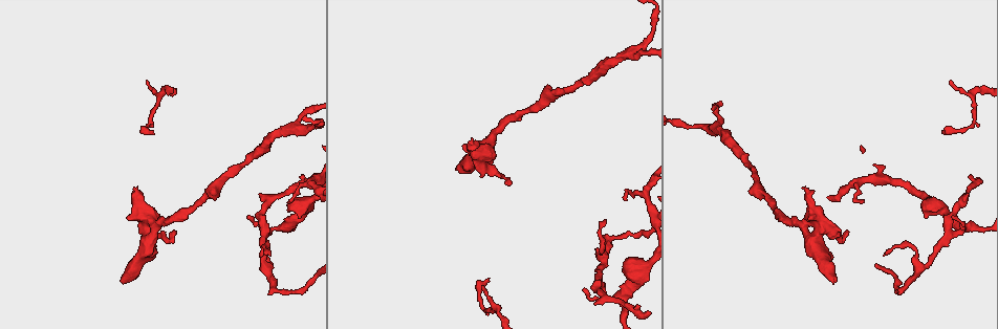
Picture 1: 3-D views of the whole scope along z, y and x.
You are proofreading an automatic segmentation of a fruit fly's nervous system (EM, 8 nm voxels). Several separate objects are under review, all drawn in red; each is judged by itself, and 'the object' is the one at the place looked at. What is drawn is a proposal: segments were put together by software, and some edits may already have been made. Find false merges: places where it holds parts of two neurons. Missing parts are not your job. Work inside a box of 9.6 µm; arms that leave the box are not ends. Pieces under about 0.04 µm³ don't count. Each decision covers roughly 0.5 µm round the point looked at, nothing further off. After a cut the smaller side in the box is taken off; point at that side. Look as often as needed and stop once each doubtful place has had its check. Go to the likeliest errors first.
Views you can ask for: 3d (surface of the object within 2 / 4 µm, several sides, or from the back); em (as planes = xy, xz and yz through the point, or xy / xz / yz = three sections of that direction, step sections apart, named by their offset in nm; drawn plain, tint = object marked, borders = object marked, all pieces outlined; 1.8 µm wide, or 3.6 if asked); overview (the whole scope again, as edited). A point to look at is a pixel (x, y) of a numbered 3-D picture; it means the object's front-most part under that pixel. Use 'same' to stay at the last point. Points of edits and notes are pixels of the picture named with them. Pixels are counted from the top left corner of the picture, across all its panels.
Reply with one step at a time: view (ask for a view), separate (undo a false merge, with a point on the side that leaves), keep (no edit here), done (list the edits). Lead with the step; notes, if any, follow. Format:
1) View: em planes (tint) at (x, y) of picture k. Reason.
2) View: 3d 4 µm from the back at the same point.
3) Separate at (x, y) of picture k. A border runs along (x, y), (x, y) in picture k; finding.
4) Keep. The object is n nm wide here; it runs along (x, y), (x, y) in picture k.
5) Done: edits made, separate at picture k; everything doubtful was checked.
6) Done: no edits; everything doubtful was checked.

View: em planes (tint) at (956, 234) of picture 1. Sharp bend.

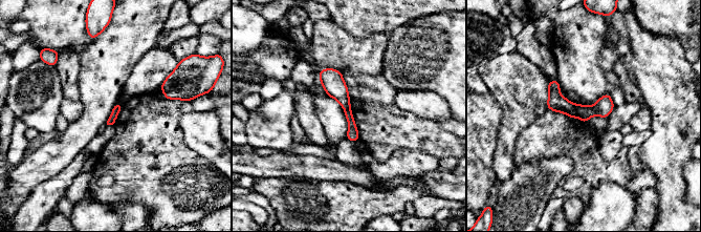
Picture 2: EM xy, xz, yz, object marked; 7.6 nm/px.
Separate at (557, 103) of picture 2. The object is 60 nm wide here; a border runs along (575, 105), (577, 116) in picture 2; a second neuron is stuck on.

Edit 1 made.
View: overview. Redraw.

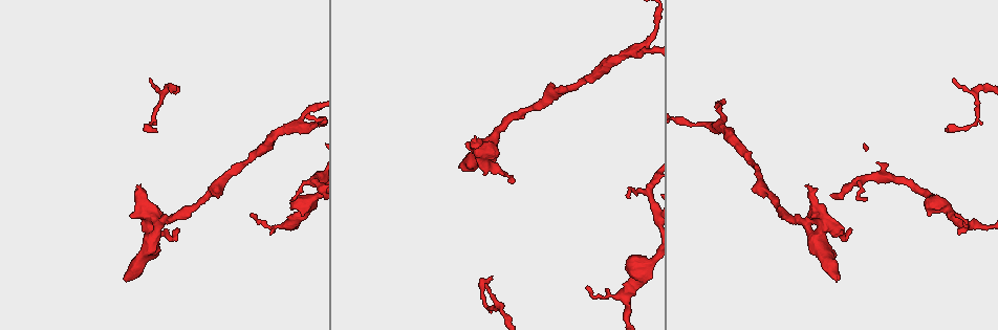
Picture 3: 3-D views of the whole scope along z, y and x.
View: 3d 4 µm at (636, 51) of picture 3. Branch point.

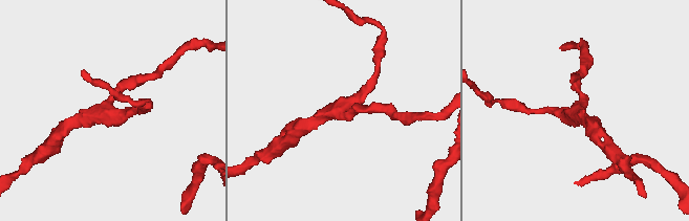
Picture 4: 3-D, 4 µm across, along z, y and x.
View: em 3.6 µm planes (tint) at (106, 113) of picture 4. Shape alone is not enough.

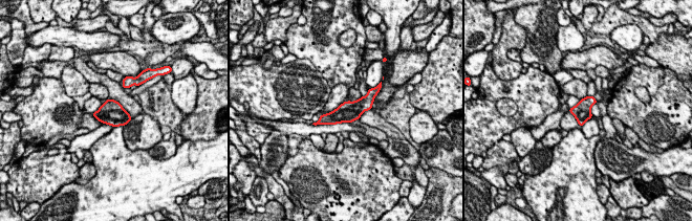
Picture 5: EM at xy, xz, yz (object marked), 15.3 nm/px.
Keep. It runs along (371, 96), (355, 109), (321, 122) in picture 5; one neuron here.

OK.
View: em planes (plain) at (816, 213) of picture 3. Calibre changes.

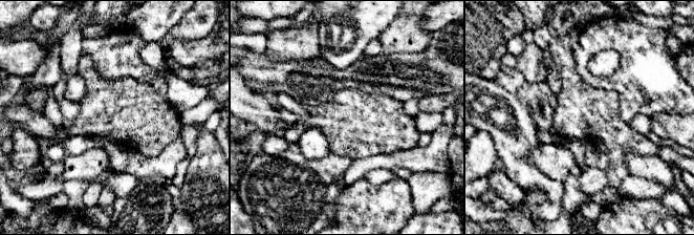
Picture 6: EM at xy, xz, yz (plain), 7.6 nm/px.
View: em planes (tint) at the same point. Where the object lies.

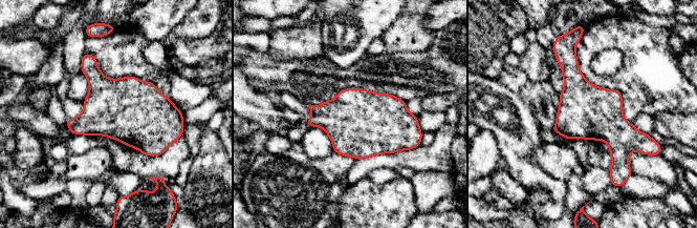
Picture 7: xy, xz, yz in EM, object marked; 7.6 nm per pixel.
Keep. All the same neuron.

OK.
Done: edits made, separate at picture 2; everything doubtful was checked.

